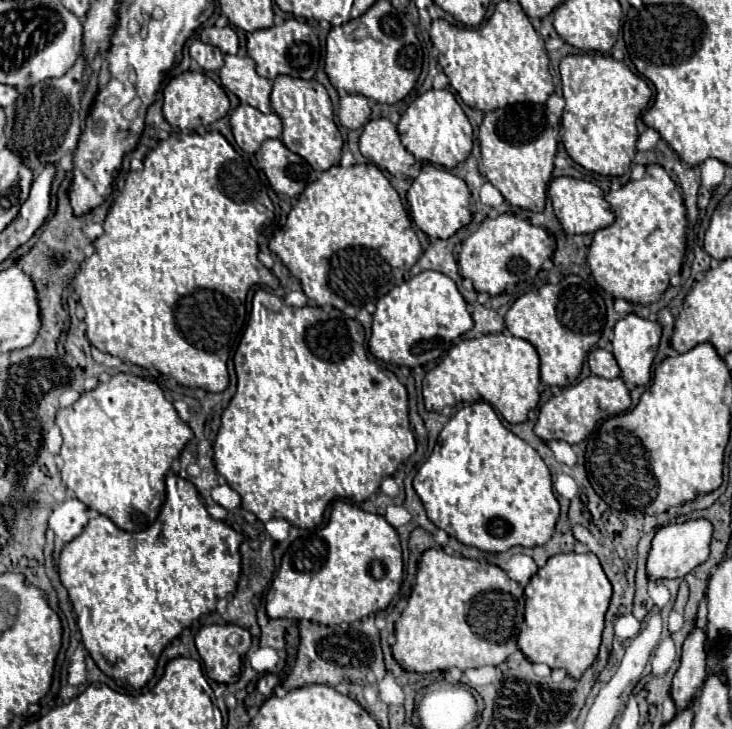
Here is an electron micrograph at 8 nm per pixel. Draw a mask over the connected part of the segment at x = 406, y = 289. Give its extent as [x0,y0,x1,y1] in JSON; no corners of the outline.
[369,270,473,368]

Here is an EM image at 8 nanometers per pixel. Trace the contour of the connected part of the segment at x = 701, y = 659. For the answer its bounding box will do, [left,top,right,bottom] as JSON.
[671,626,707,710]

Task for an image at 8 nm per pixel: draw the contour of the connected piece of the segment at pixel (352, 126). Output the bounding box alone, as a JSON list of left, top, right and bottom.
[339,94,371,130]

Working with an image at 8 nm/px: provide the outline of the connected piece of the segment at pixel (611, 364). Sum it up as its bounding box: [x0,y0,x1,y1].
[589,348,621,378]

